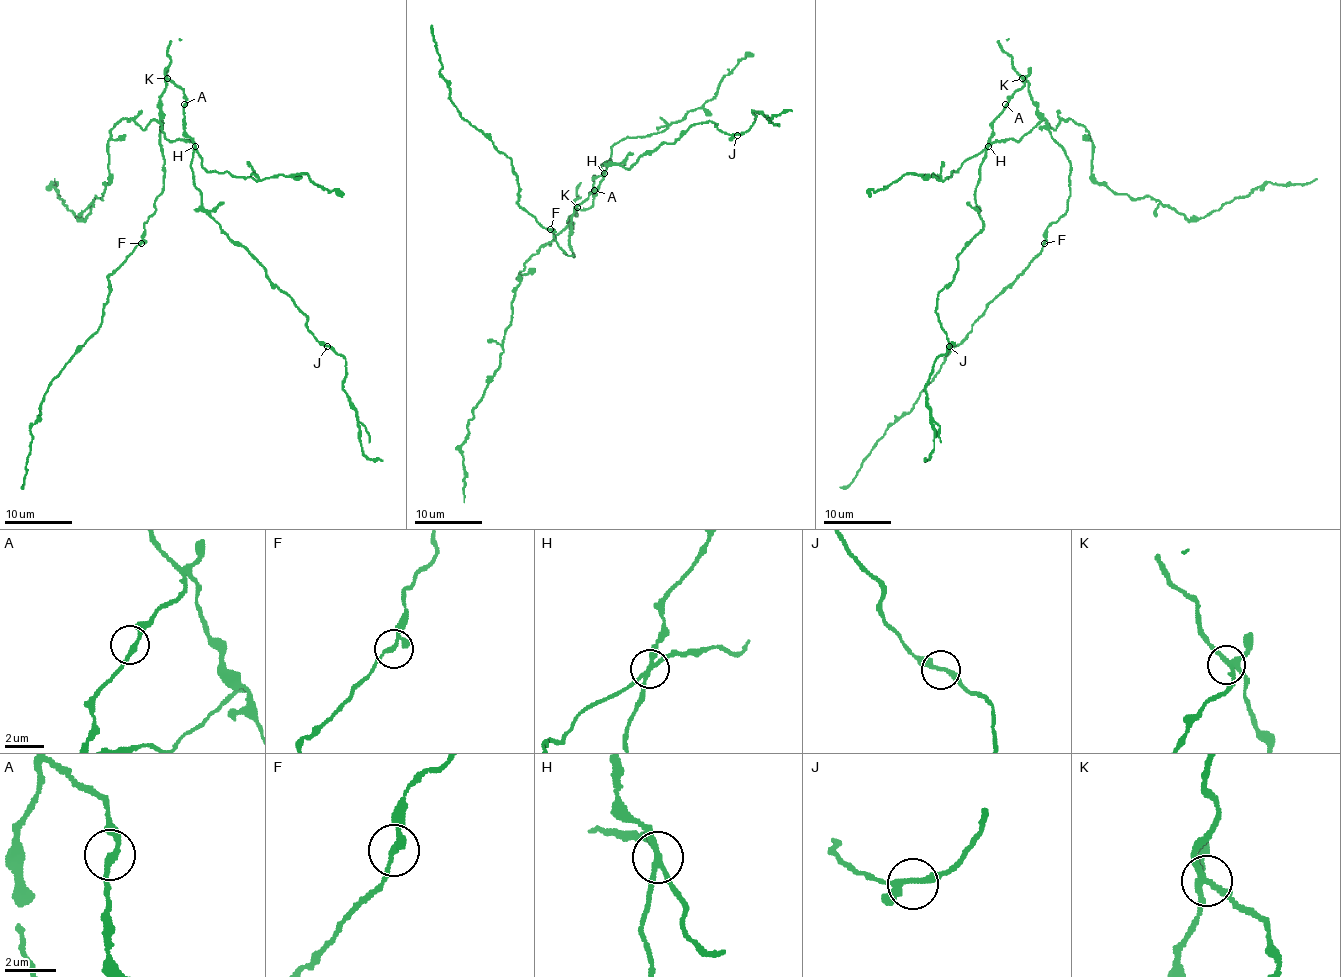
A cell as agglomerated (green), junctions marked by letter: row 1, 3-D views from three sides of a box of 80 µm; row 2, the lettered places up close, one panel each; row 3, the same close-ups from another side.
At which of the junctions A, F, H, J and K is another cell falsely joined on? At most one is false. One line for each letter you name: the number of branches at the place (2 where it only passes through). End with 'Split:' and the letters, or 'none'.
H: 4 branches meet
Split: H

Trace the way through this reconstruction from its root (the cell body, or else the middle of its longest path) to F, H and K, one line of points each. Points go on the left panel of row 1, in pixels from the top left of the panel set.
F: (161, 127), (164, 188), (154, 203), (156, 210), (144, 223), (141, 243)
H: (161, 127), (167, 139), (186, 139), (194, 146)
K: (161, 127), (161, 95), (167, 78)

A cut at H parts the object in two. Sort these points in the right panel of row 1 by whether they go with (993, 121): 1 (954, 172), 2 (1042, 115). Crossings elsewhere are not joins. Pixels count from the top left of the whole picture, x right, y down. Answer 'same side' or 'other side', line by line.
1: other side
2: same side

